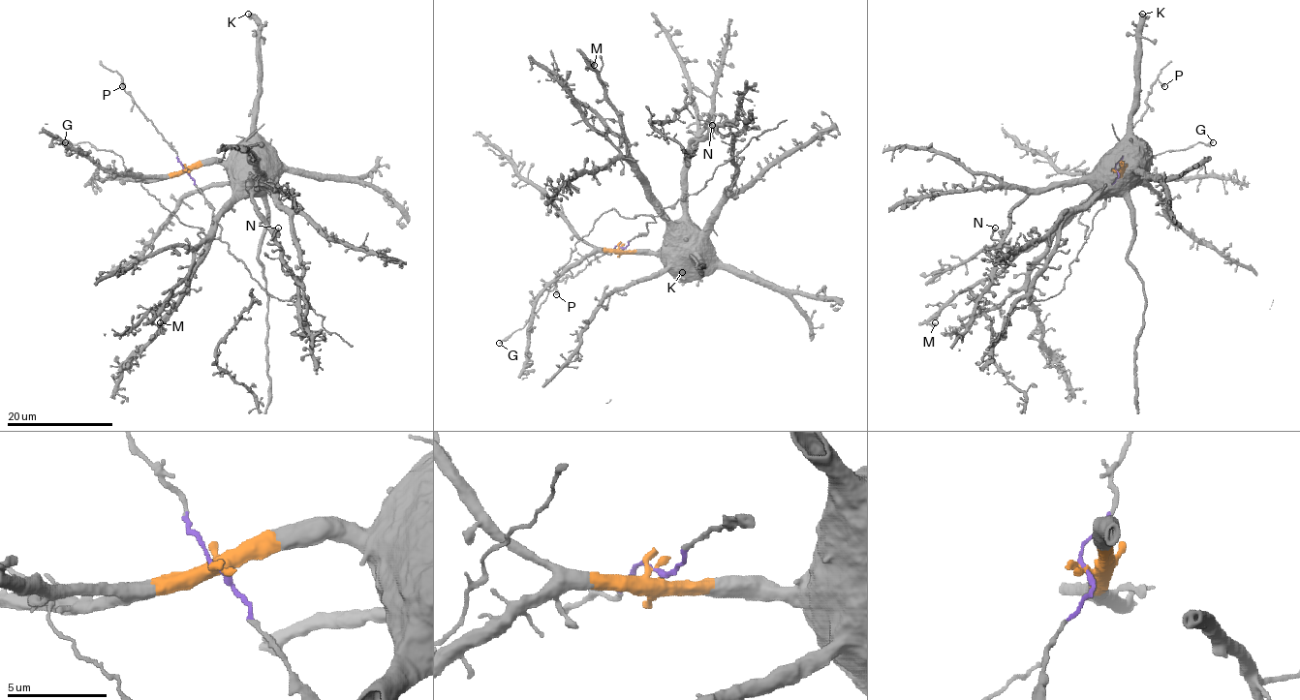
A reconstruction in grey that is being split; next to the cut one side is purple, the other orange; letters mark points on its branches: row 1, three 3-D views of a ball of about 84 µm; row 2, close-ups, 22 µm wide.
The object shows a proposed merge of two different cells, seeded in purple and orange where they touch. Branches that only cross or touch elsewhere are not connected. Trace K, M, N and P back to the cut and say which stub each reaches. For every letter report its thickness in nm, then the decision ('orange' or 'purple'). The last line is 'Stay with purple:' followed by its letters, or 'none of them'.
K: 300 nm | orange
M: 480 nm | orange
N: 320 nm | orange
P: 420 nm | purple
Stay with purple: P

